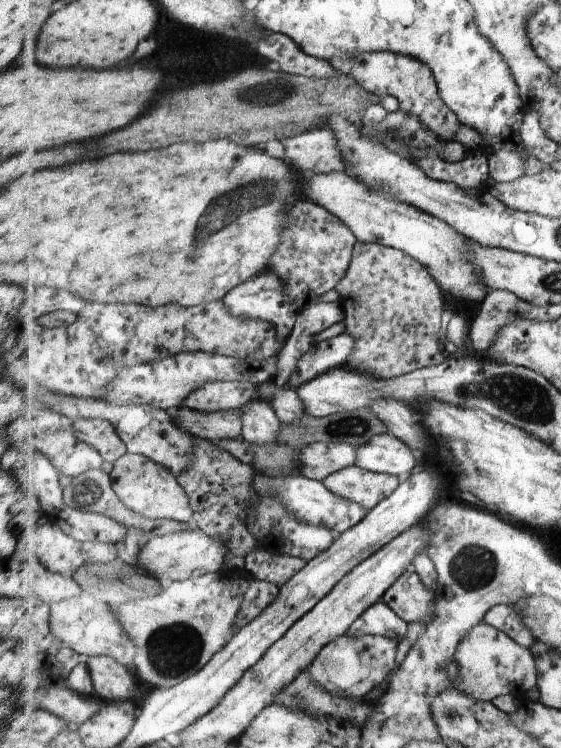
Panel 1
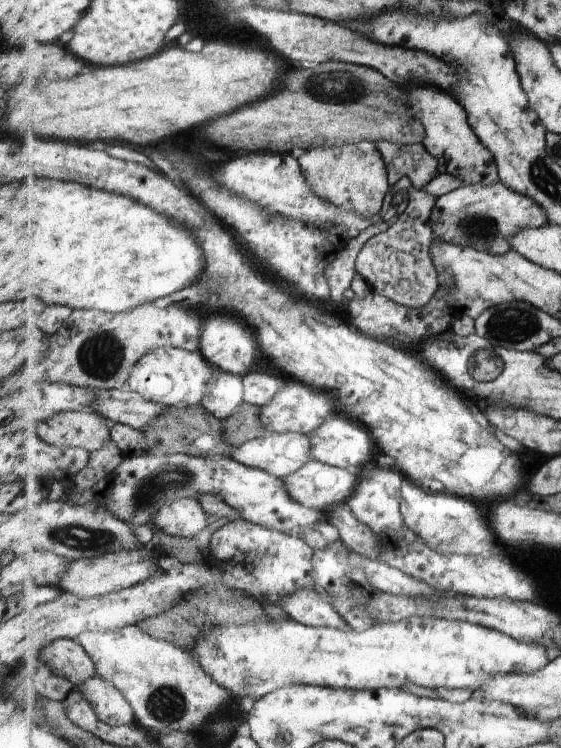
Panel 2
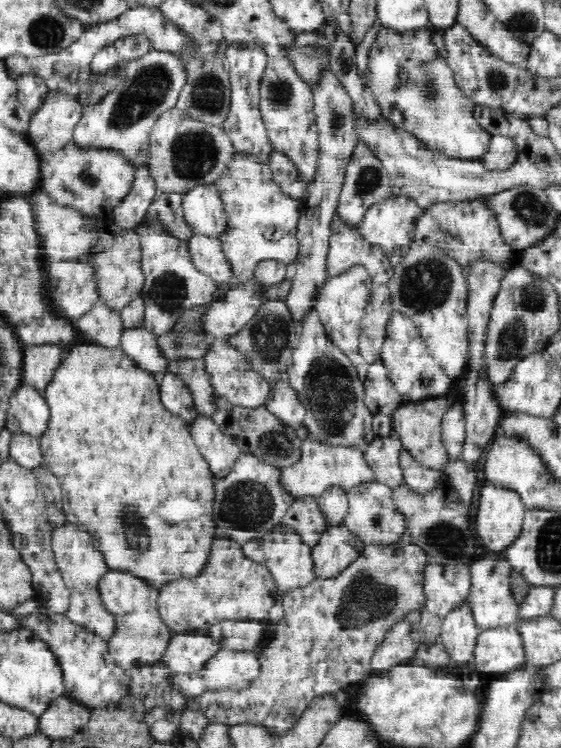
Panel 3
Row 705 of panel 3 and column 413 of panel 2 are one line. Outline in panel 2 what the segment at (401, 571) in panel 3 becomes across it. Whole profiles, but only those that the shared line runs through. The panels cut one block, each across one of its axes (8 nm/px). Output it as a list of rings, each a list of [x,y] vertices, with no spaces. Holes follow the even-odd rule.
[[[413,186],[409,189],[403,214],[387,231],[373,236],[356,261],[357,273],[377,295],[411,309],[423,309],[441,288],[430,252],[434,238],[432,217],[438,198]]]

